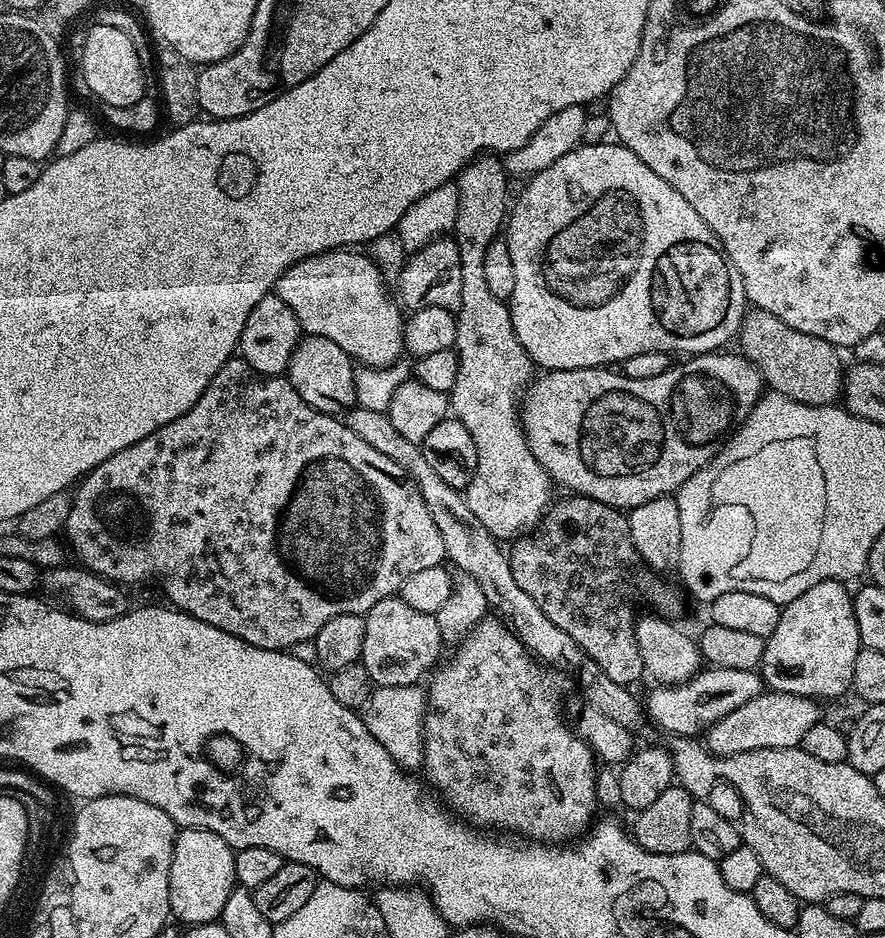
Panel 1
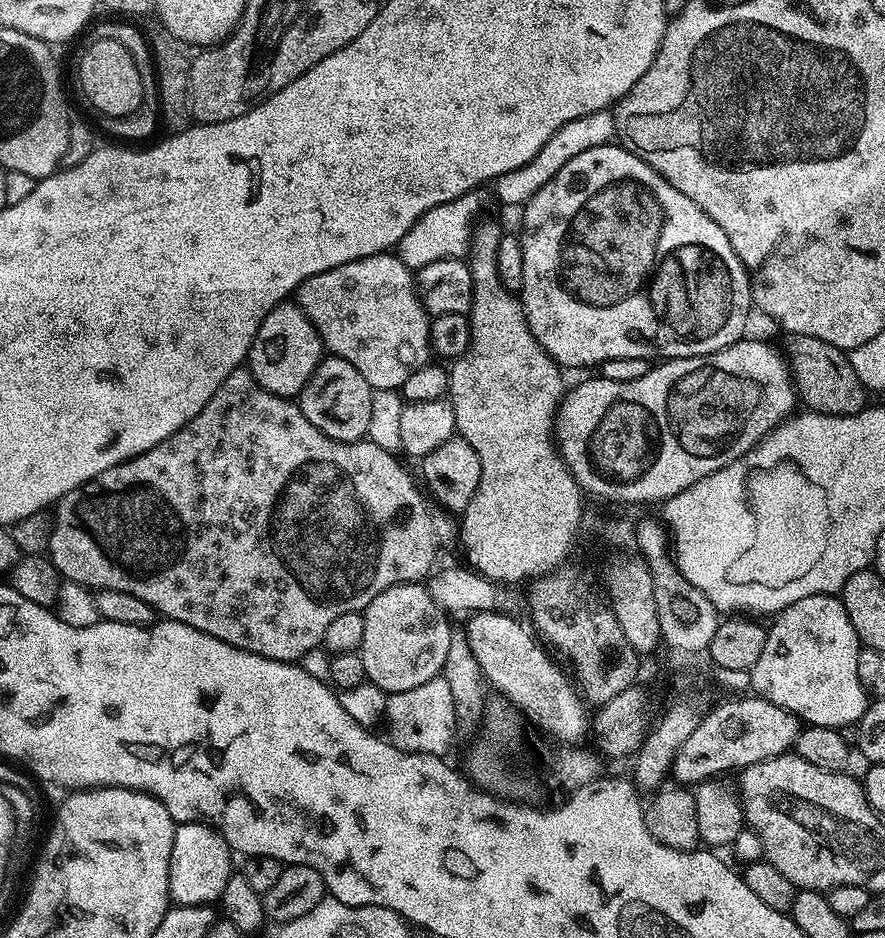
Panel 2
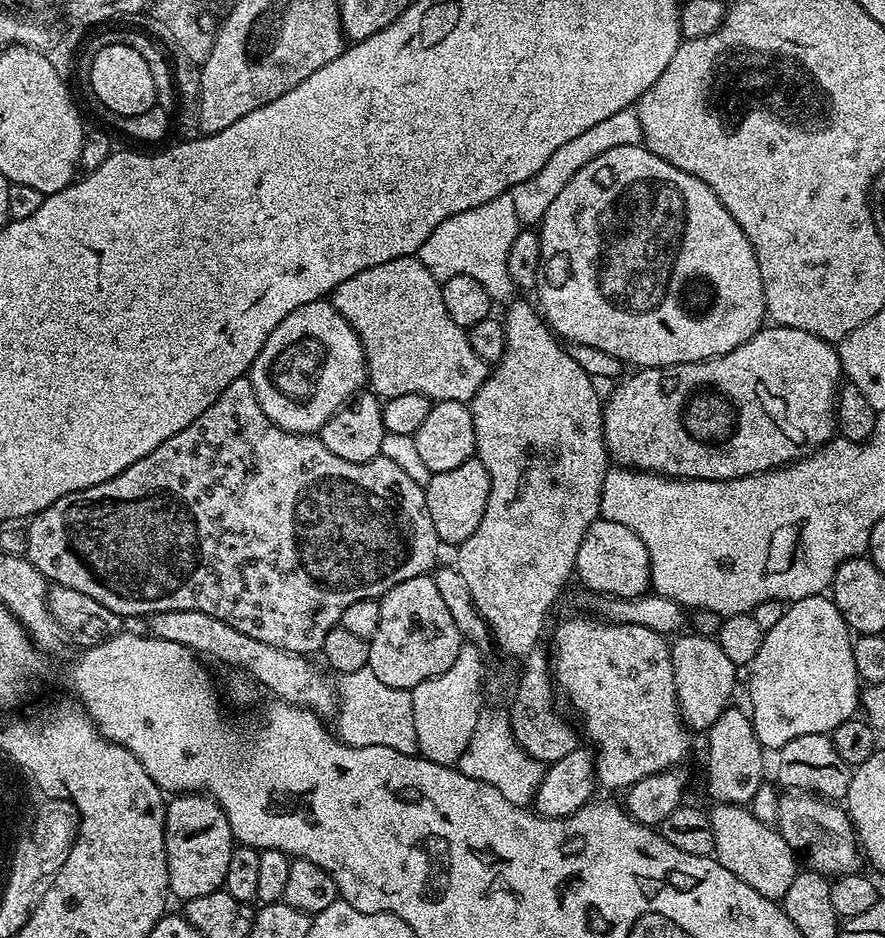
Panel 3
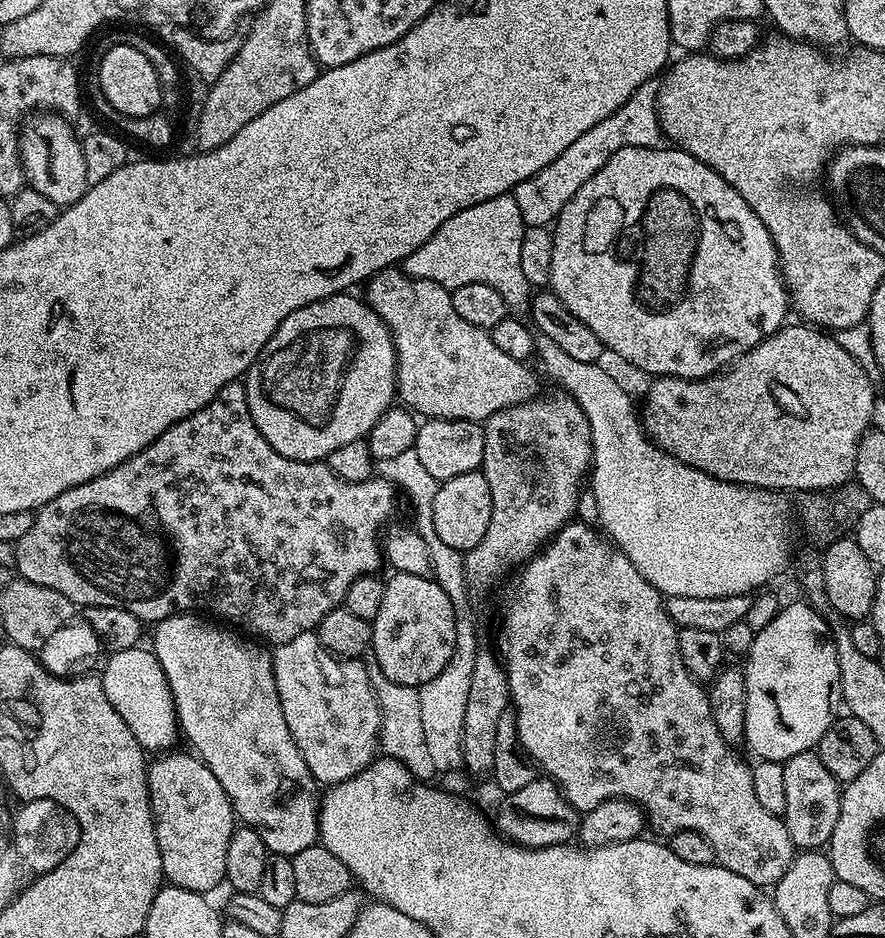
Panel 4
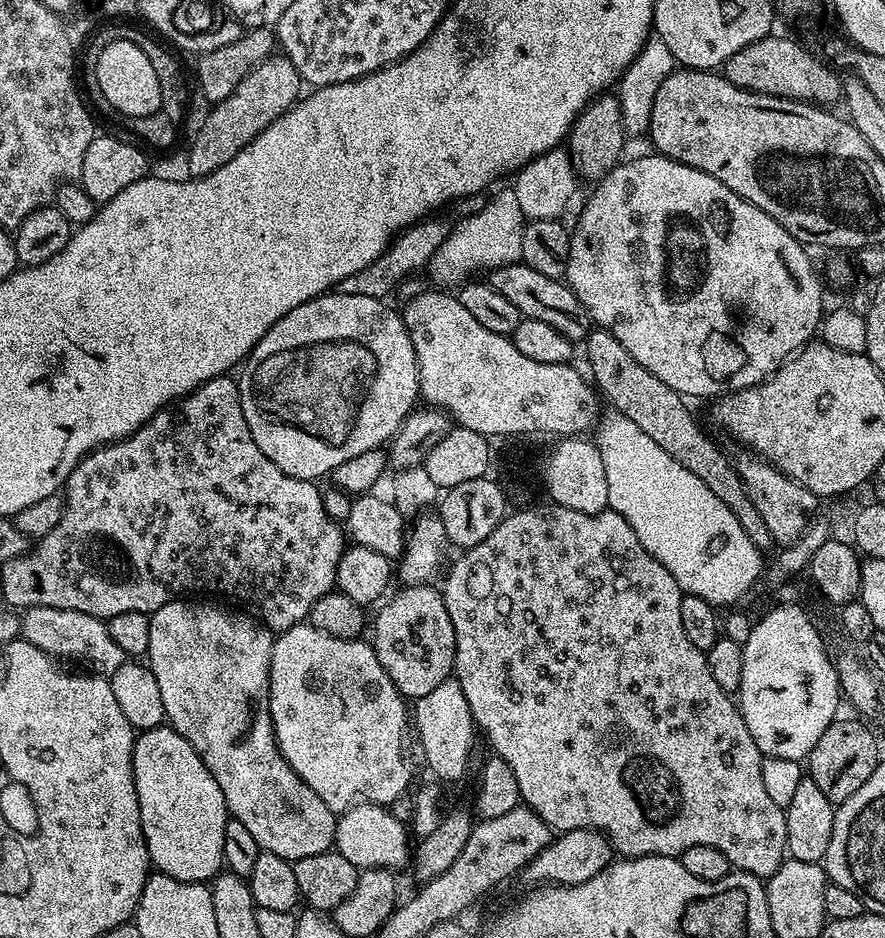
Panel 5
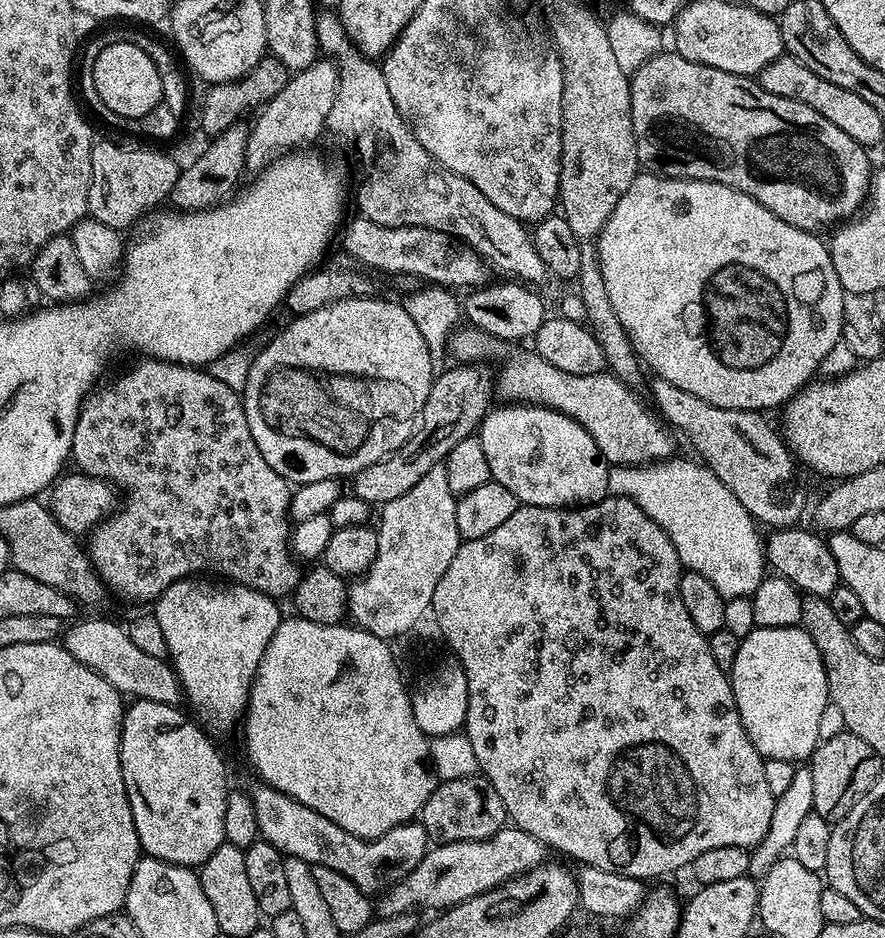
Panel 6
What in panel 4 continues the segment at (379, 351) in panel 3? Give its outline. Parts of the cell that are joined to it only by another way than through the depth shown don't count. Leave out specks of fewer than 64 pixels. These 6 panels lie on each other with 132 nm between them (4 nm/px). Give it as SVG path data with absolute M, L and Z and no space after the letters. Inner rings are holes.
M396 266L386 268L382 272L377 272L371 280L367 281L367 288L368 296L366 295L366 303L372 307L374 314L378 314L378 318L382 318L382 322L386 322L386 326L392 335L394 350L396 351L396 390L399 403L403 407L411 410L413 413L419 414L421 417L433 420L474 420L483 422L489 420L496 412L501 412L503 408L509 408L515 404L525 404L528 400L537 399L538 393L541 391L541 389L539 390L540 384L536 381L535 374L528 369L529 365L525 361L510 358L510 354L498 350L498 346L494 346L494 338L489 329L475 328L474 326L470 326L470 322L463 320L458 315L458 310L454 310L452 293L449 289L438 286L429 280L419 280L413 276L408 276Z

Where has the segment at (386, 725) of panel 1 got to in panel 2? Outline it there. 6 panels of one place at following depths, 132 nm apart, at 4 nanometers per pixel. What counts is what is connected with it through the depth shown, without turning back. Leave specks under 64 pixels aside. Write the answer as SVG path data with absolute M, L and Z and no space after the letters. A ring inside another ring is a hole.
M436 675L414 689L391 693L387 697L385 715L389 732L387 735L396 747L404 752L430 754L441 758L449 755L447 752L456 740L458 717L454 693L450 690L450 682L446 682L443 675Z

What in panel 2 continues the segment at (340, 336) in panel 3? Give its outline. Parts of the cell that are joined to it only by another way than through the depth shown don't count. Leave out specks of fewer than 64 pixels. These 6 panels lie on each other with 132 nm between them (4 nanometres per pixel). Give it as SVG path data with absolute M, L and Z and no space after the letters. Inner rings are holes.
M295 302L279 304L258 326L246 367L264 389L275 396L299 397L319 367L326 349L316 327Z

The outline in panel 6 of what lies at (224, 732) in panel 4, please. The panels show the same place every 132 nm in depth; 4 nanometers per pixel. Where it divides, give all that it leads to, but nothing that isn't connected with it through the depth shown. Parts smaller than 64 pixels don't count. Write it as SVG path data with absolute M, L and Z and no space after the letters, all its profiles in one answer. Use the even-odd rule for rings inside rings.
M185 578L174 582L154 602L154 614L158 618L158 626L162 626L162 638L166 638L166 646L168 647L167 659L170 661L172 667L176 669L176 676L180 679L180 686L184 689L187 703L192 703L193 709L191 708L191 711L209 729L217 728L218 731L224 732L227 728L232 728L235 724L237 727L241 723L242 717L248 707L248 695L252 692L252 683L256 677L256 671L262 662L262 654L266 654L266 646L270 646L270 638L274 638L274 630L278 630L282 619L280 608L276 604L279 603L273 597L262 594L258 590L231 582L217 582L212 578ZM259 787L251 789L250 795L254 802L254 814L258 816L261 837L283 852L285 857L293 856L311 864L313 868L330 866L330 870L346 874L346 878L350 878L350 882L354 882L354 886L363 892L379 893L389 883L388 875L391 872L404 867L408 870L418 867L430 850L428 831L419 822L394 826L394 830L378 840L363 840L360 836L350 834L350 830L342 830L342 826L330 822L330 818L322 818L322 814L302 806L302 802L273 788Z

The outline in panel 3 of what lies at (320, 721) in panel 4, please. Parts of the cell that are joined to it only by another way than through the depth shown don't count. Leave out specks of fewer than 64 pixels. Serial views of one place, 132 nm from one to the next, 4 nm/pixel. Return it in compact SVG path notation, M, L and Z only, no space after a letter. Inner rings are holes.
M170 610L163 613L164 632L162 638L166 642L178 642L191 648L201 657L209 656L212 660L221 660L224 664L233 664L236 668L245 668L253 681L257 680L264 688L273 692L275 699L287 704L299 704L313 710L328 708L337 703L337 693L333 685L315 668L309 657L299 656L286 650L278 650L276 646L266 646L266 642L258 642L258 638L246 638L242 630L234 630L234 626L226 626L222 618L214 618L210 614L202 614L198 610Z

